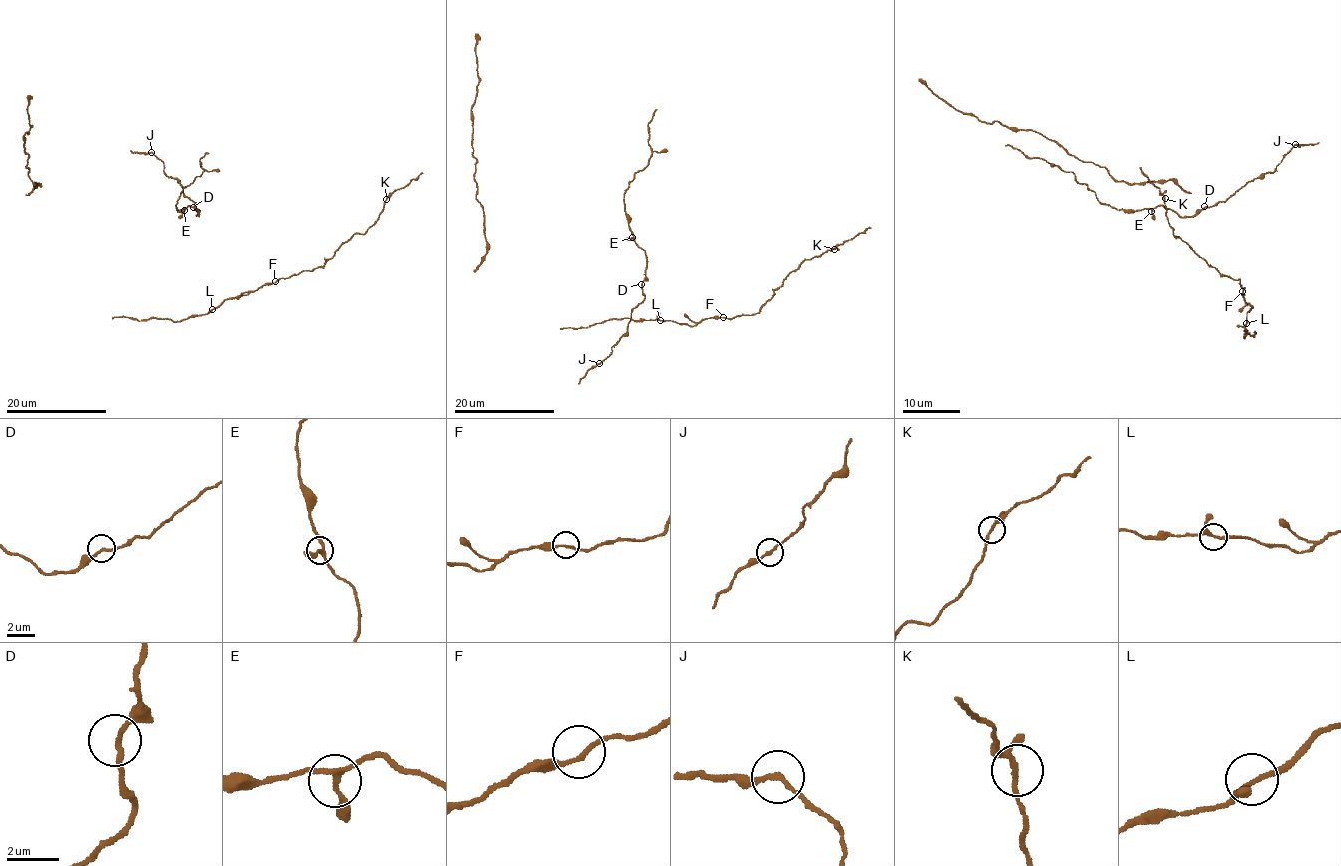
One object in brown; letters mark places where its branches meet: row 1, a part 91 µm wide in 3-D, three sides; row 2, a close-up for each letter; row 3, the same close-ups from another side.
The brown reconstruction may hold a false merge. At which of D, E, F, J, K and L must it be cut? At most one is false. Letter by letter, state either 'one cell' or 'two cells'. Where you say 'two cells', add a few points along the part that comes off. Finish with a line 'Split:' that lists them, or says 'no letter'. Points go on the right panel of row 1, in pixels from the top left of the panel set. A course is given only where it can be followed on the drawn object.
D: one cell
E: one cell
F: one cell
J: one cell
K: two cells; course (1164, 198), (1140, 167)
L: one cell
Split: K

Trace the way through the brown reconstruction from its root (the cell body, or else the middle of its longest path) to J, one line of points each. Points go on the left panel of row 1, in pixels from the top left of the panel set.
J: (188, 207), (194, 207), (198, 215), (197, 203), (183, 193), (179, 181), (165, 174), (164, 164), (151, 152)

